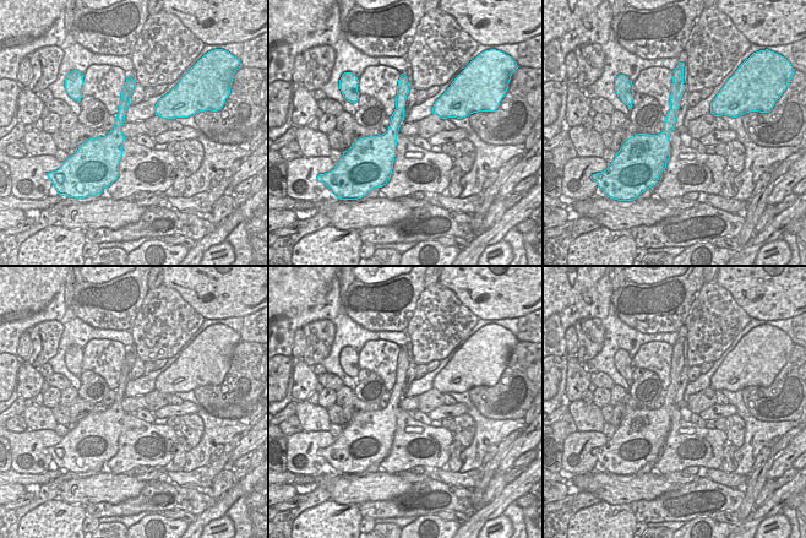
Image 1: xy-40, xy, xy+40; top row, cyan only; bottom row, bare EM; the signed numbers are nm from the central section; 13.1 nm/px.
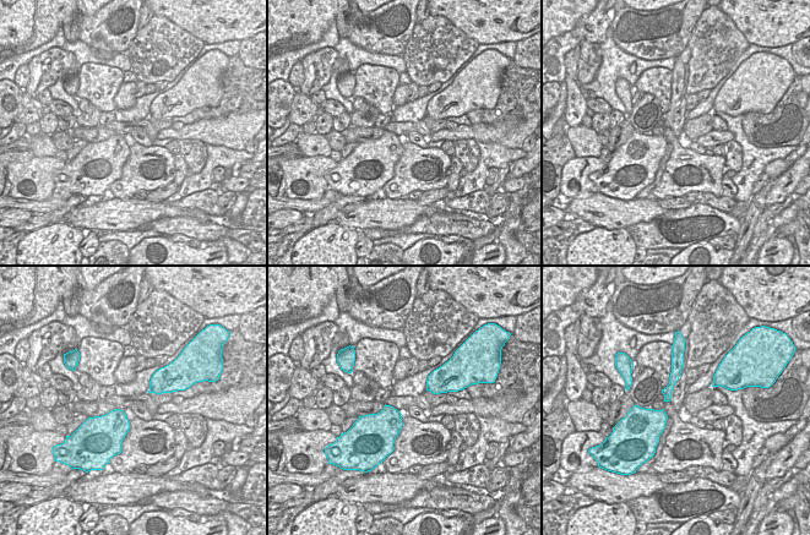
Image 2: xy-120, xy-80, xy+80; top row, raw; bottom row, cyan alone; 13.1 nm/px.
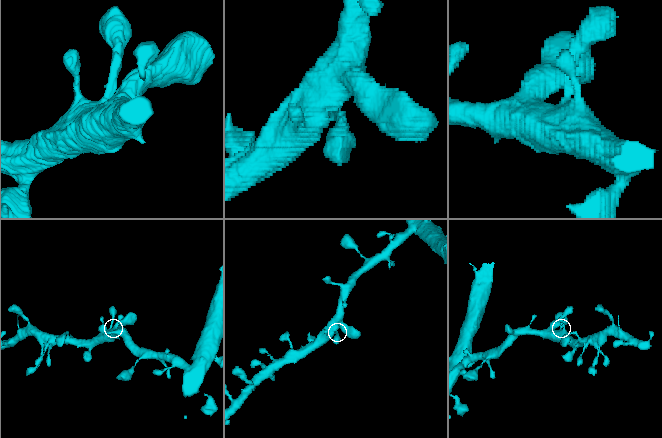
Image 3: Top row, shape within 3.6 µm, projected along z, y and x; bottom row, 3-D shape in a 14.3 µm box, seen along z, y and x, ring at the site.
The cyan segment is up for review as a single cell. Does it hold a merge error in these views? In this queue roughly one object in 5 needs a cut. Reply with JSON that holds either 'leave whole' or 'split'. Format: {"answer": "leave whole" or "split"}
{"answer": "leave whole"}

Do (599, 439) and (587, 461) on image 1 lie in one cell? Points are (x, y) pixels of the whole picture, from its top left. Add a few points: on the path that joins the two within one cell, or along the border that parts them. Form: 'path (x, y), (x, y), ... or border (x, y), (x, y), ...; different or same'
path (593, 443), (587, 449), (587, 455); same

